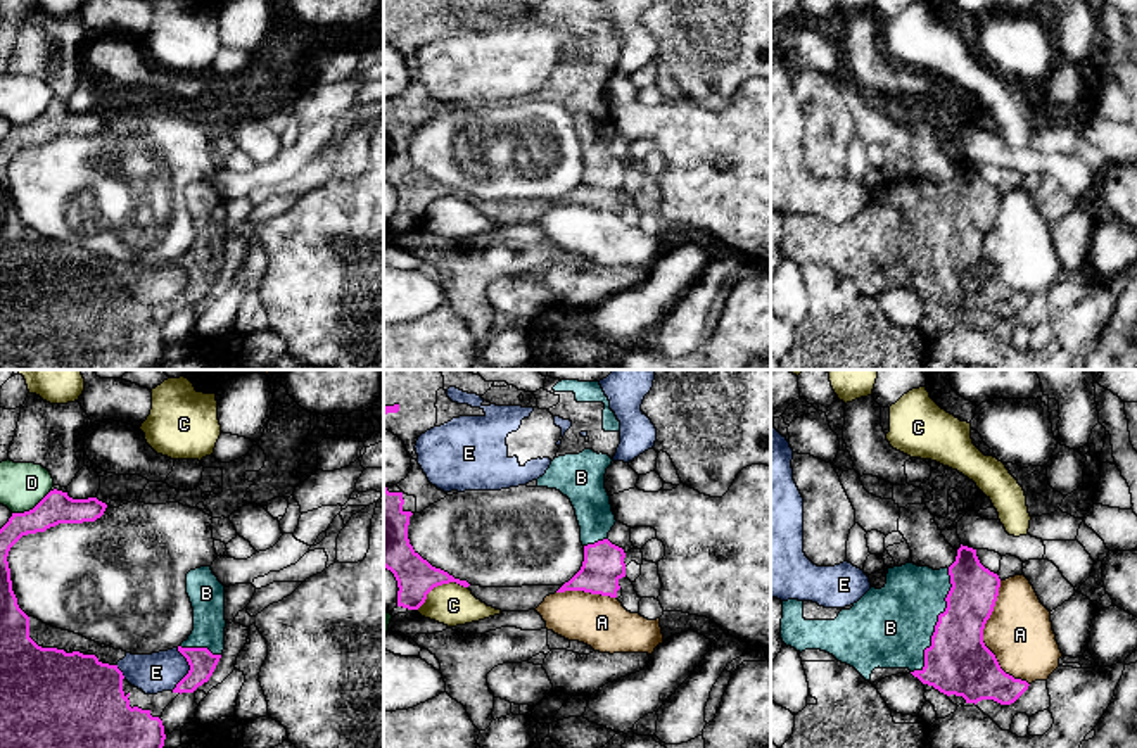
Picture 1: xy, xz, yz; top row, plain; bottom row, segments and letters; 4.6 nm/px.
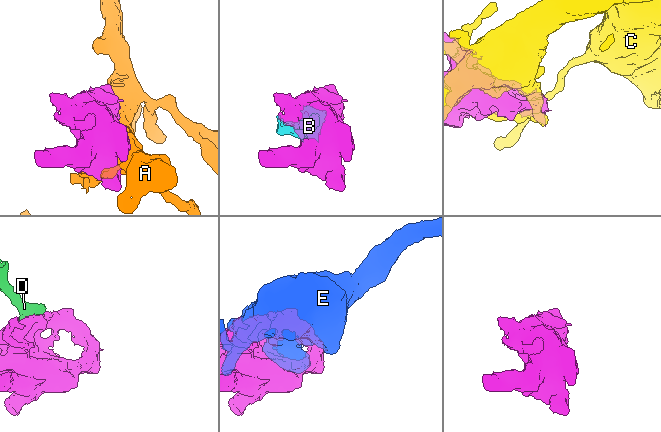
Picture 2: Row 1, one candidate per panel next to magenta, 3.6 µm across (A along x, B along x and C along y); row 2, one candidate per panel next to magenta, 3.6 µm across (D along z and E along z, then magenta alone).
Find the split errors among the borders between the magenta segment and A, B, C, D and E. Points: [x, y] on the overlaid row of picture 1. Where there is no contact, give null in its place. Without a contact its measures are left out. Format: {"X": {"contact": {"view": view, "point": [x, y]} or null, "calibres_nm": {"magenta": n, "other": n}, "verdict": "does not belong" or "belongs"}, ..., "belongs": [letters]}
{"A": {"contact": {"view": "yz", "point": [982, 638]}, "calibres_nm": {"magenta": 300, "other": 300}, "verdict": "does not belong"}, "B": {"contact": {"view": "yz", "point": [937, 624]}, "calibres_nm": {"magenta": 300, "other": 380}, "verdict": "belongs"}, "C": {"contact": {"view": "xz", "point": [439, 584]}, "calibres_nm": {"magenta": 180, "other": 190}, "verdict": "does not belong"}, "D": {"contact": {"view": "xy", "point": [33, 508]}, "calibres_nm": {"magenta": 150, "other": 220}, "verdict": "does not belong"}, "E": {"contact": {"view": "xy", "point": [190, 669]}, "calibres_nm": {"magenta": 120, "other": 180}, "verdict": "does not belong"}, "belongs": ["B"]}

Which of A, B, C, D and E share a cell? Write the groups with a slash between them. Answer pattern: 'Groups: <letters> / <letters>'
Groups: A / B / C / D / E

